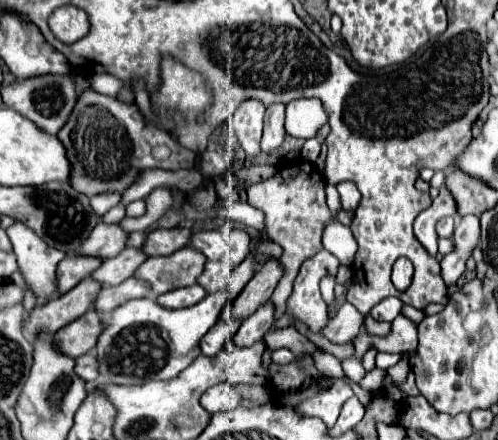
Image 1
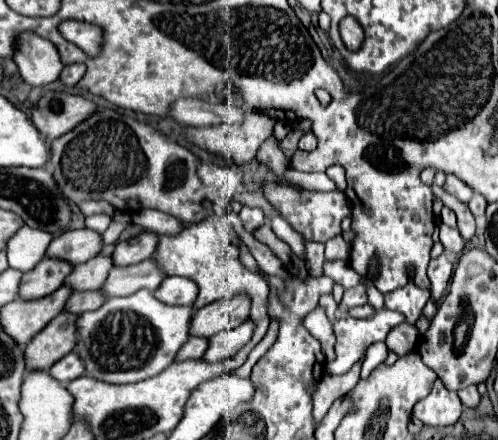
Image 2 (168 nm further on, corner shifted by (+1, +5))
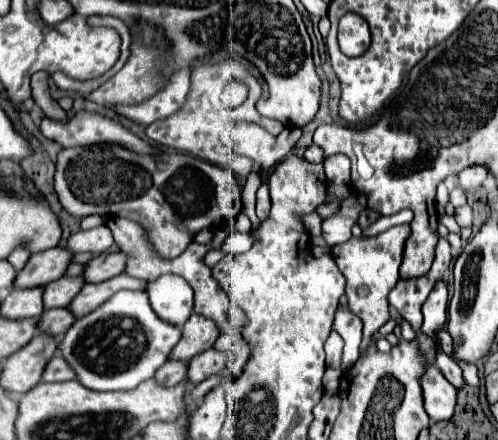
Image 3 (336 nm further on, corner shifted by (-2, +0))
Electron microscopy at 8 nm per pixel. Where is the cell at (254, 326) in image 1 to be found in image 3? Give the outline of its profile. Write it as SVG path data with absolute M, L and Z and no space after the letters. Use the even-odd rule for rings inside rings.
M207 349L195 355L187 365L189 387L195 387L197 383L205 381L211 375L219 375L227 367L229 361L231 357L227 357L227 353L215 353L215 349Z

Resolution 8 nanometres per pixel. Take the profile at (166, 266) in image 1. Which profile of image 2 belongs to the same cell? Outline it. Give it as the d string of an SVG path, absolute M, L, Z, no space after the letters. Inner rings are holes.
M150 258L150 260L144 260L134 266L116 266L112 270L112 276L108 276L104 288L100 288L100 290L108 298L128 296L142 288L154 292L162 284L164 276L166 276L166 272L156 262L156 258Z

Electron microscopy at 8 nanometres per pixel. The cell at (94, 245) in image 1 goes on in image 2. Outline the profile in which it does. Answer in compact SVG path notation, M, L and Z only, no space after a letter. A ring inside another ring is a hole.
M88 228L68 230L50 242L46 256L62 258L76 266L100 254L102 246L104 246L102 234L98 234L96 230L88 230Z

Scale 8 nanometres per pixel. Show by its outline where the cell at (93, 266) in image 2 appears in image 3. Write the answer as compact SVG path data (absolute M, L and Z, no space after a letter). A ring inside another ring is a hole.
M61 277L57 281L51 281L43 287L43 305L45 309L55 309L55 307L67 307L71 299L79 293L83 287L81 277Z

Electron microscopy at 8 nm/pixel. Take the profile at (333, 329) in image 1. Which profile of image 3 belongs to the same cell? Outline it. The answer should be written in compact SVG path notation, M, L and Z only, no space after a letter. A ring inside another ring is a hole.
M397 225L375 237L351 237L349 241L331 247L331 253L347 281L347 287L345 287L347 305L363 321L360 353L365 353L371 339L379 331L379 327L387 323L391 317L387 295L399 281L399 265L403 261L403 247L409 235L411 235L409 225Z

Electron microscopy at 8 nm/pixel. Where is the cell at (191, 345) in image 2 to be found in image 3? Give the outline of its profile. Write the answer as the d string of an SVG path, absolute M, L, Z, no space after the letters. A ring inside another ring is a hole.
M167 361L161 369L155 373L155 381L163 387L175 387L187 377L187 363L177 363L177 361Z

